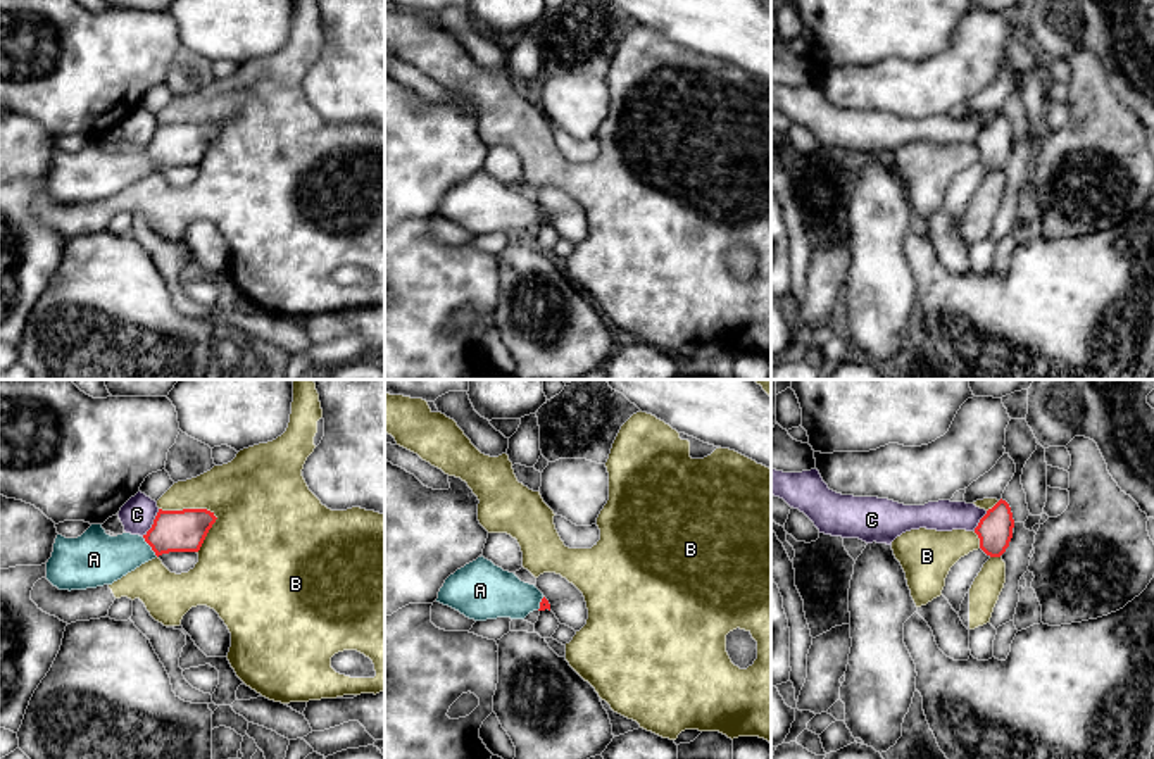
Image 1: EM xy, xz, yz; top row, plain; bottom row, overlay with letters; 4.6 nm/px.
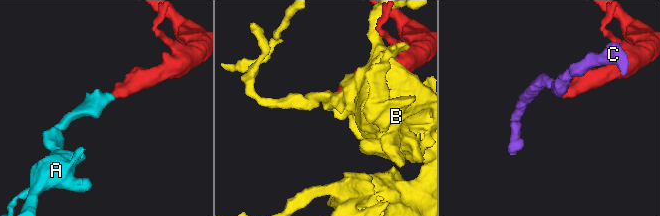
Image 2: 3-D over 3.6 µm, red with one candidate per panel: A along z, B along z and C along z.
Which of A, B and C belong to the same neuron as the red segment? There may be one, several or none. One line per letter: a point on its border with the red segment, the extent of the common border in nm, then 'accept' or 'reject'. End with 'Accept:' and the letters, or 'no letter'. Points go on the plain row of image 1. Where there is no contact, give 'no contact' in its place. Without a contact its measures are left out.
A: xy (150, 159) | 120 nm | accept
B: xy (188, 123) | 280 nm | reject
C: xy (154, 137) | 150 nm | reject
Accept: A

